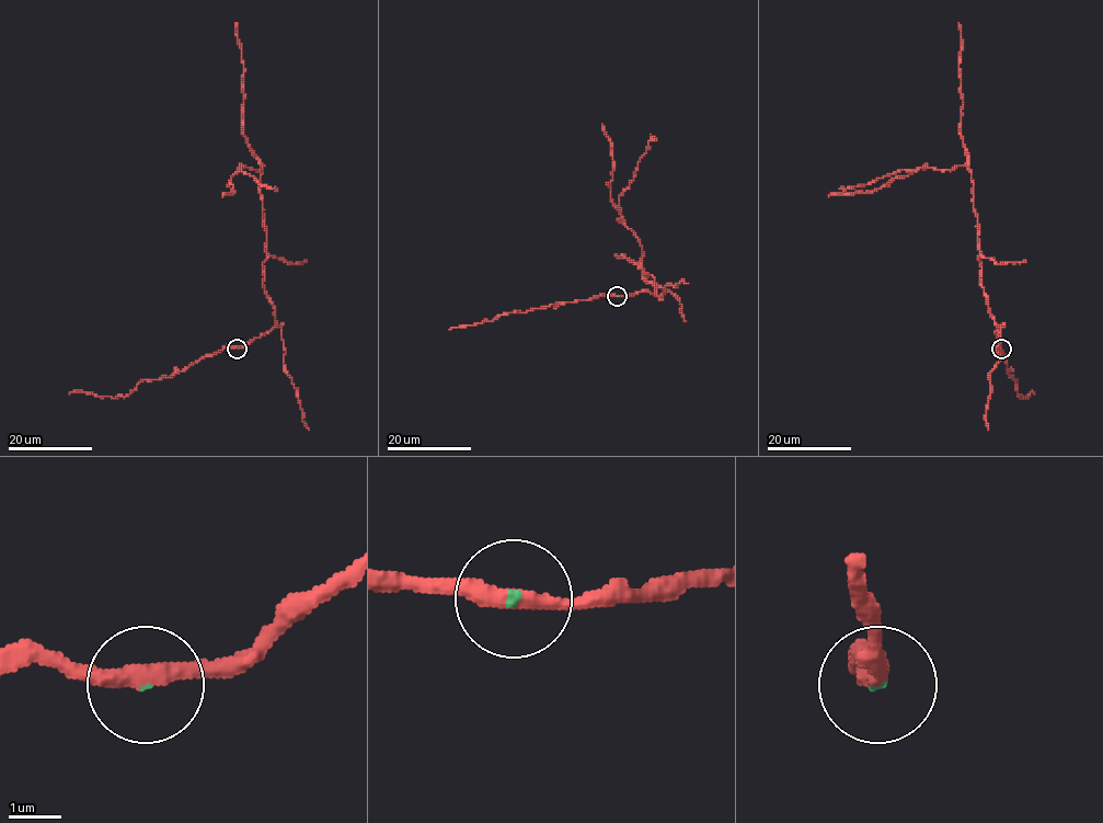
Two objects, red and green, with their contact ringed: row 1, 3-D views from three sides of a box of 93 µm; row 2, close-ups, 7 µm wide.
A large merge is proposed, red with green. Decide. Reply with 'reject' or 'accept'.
accept

